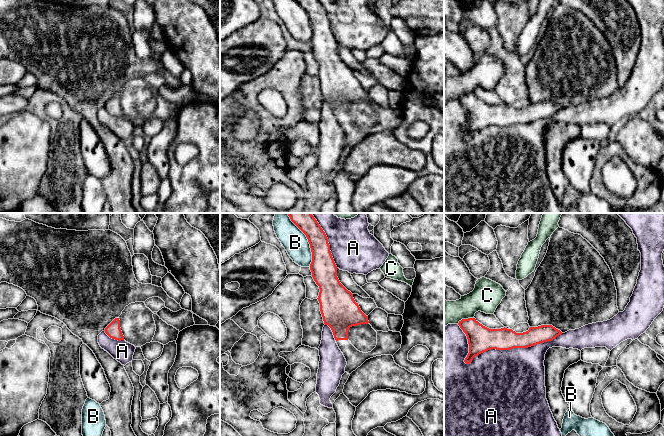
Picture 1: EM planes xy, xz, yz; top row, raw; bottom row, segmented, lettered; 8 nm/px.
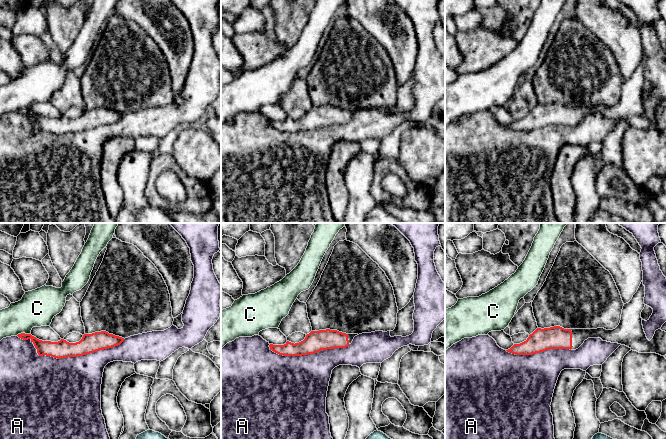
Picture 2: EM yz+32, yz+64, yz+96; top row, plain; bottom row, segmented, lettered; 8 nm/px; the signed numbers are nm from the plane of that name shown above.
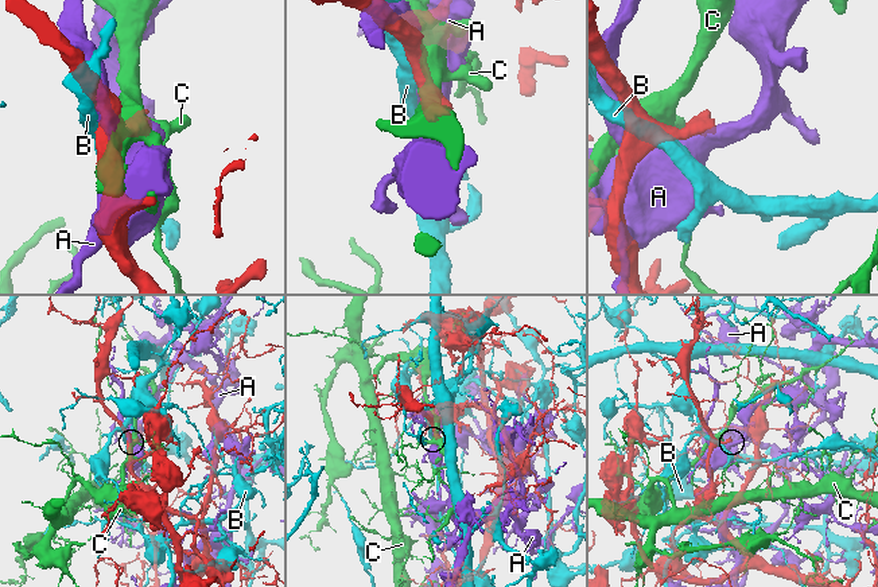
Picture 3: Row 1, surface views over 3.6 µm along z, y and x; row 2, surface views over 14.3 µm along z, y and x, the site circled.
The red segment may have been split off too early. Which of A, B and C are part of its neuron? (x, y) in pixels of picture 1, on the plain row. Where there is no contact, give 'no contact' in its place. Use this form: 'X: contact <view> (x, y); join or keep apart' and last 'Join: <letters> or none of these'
A: contact yz (494, 124); keep apart
B: contact xz (310, 21); keep apart
C: contact yz (465, 95); keep apart
Join: none of these

